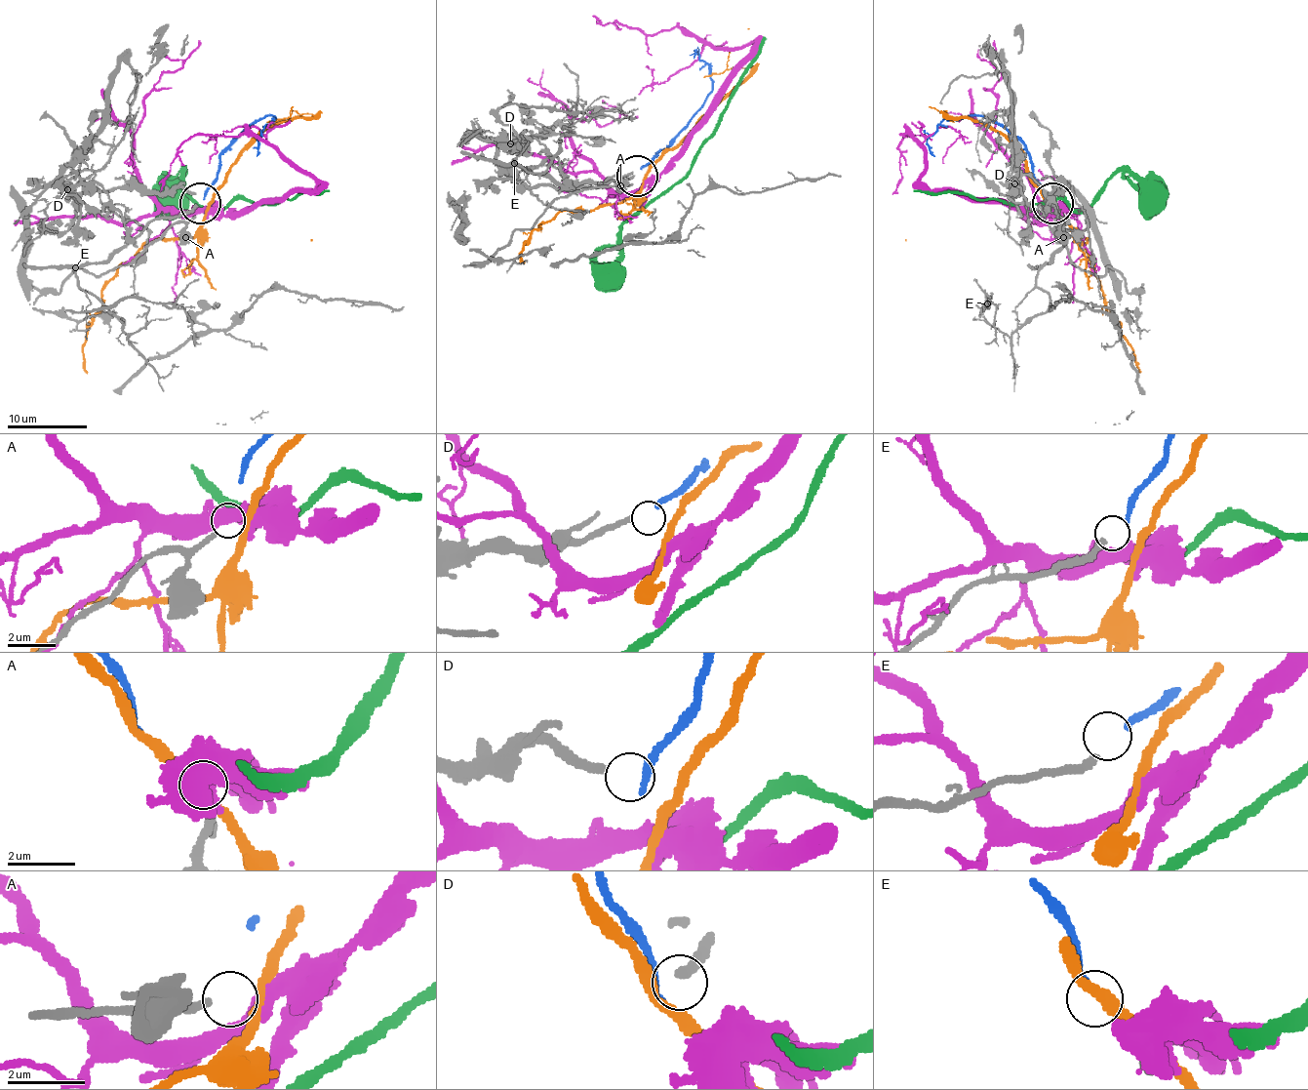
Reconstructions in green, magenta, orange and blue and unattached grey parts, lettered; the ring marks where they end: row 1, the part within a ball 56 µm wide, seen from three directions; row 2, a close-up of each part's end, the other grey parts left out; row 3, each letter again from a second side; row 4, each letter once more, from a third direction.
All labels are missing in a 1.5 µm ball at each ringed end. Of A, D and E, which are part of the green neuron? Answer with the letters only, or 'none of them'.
none of them

